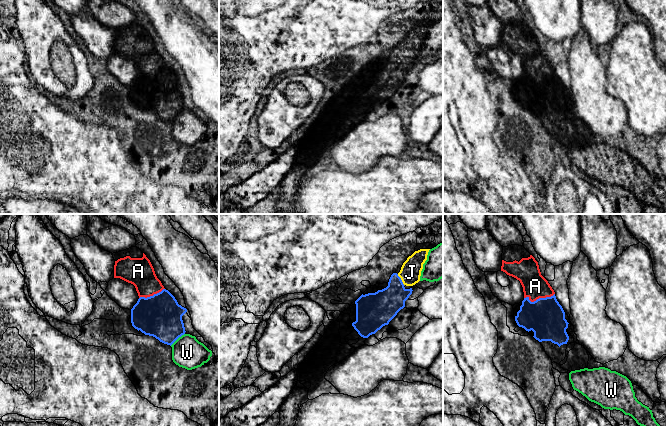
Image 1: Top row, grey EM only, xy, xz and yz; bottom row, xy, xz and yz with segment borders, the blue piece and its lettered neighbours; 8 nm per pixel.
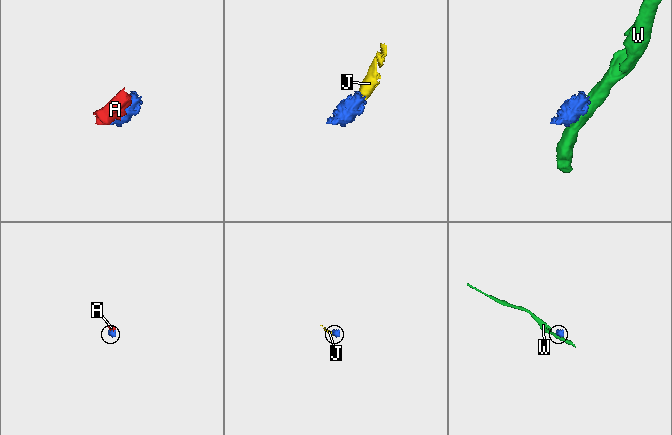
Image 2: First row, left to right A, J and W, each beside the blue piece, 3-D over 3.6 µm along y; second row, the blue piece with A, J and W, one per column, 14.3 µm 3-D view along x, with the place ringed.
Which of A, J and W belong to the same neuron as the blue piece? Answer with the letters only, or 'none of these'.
J

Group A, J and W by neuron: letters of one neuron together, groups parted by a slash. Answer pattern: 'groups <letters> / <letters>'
groups A / J / W

